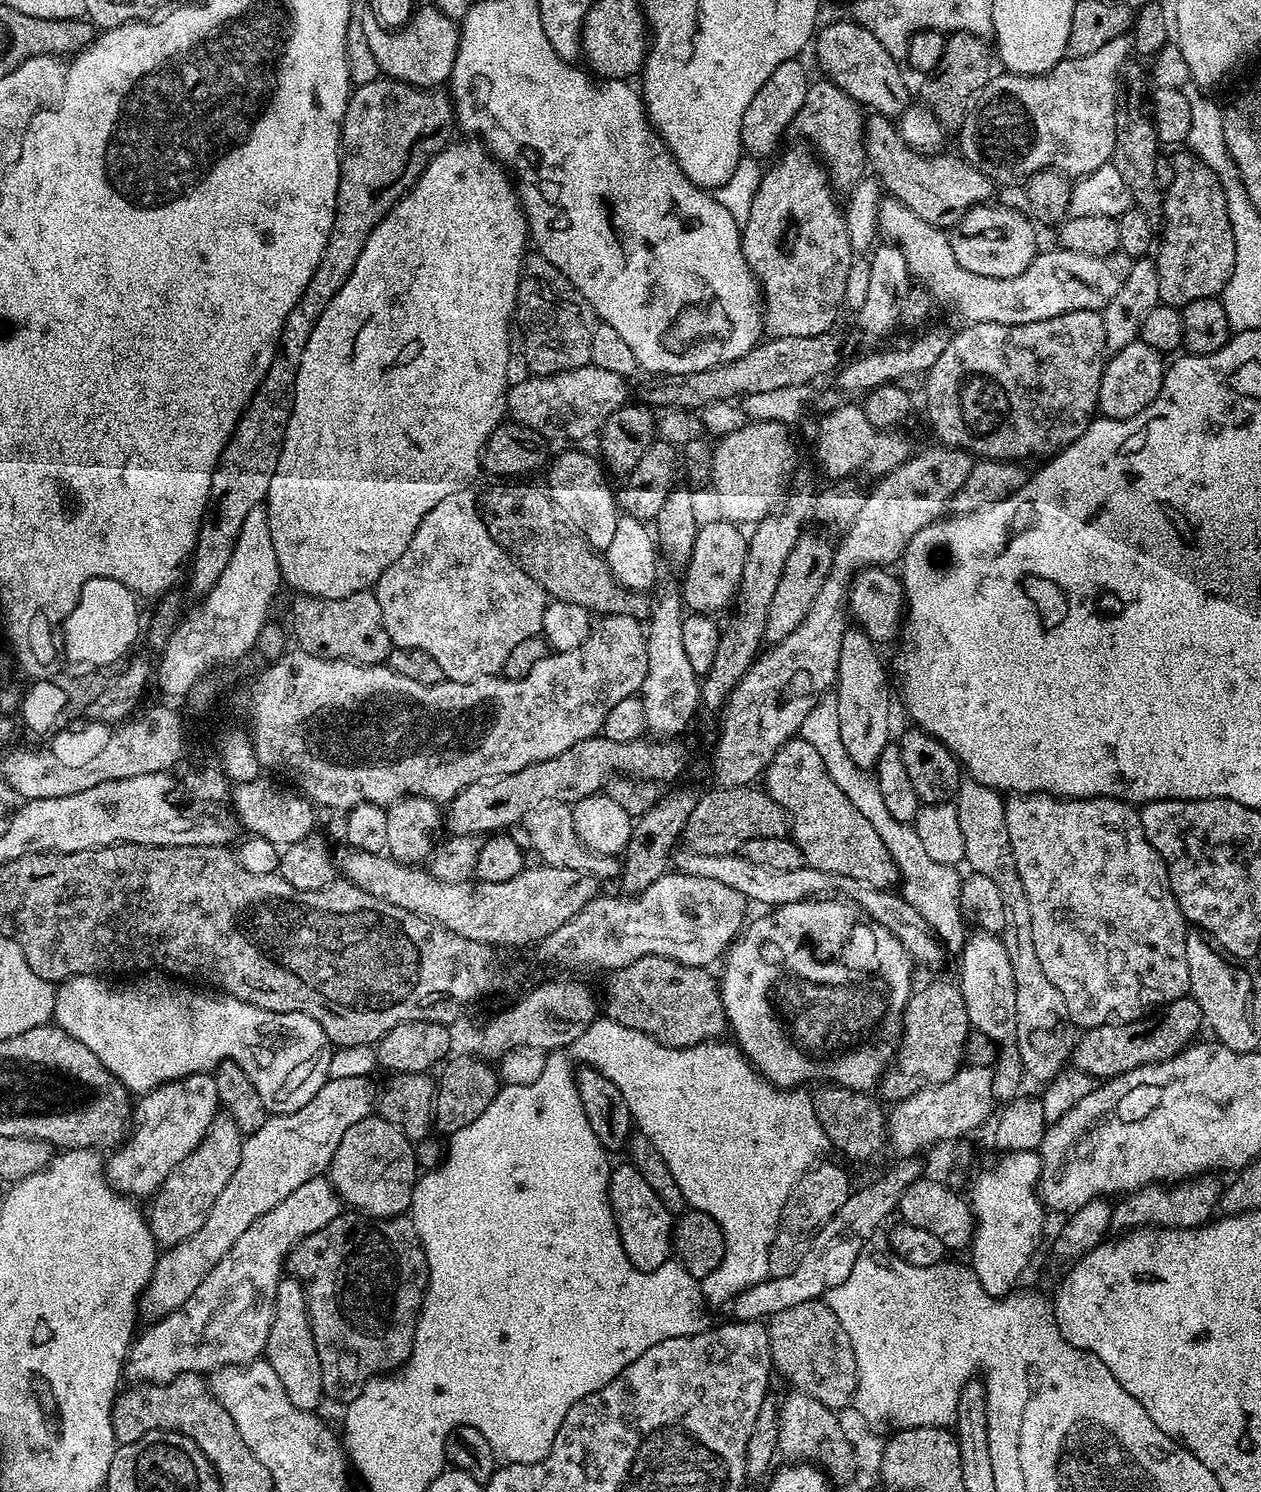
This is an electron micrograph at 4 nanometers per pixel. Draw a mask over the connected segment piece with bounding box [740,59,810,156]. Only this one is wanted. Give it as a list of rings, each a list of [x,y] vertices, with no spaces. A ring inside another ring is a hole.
[[[799,59],[787,60],[762,82],[762,90],[754,94],[750,106],[746,106],[746,114],[742,114],[742,130],[740,131],[740,147],[752,156],[768,156],[780,144],[780,135],[792,128],[798,110],[802,110],[802,102],[806,102],[806,90],[810,83],[810,75],[800,65]]]

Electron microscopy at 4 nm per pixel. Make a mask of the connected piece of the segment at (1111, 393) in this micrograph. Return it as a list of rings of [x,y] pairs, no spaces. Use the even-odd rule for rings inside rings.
[[[1139,338],[1130,346],[1122,346],[1122,350],[1111,353],[1107,357],[1104,372],[1100,375],[1096,403],[1099,415],[1105,420],[1125,420],[1146,410],[1146,406],[1158,398],[1165,371],[1165,357],[1158,350],[1146,346]]]

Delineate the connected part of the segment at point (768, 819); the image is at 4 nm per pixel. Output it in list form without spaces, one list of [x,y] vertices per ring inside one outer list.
[[[713,788],[697,799],[694,810],[685,824],[685,845],[692,852],[715,856],[735,855],[746,842],[756,837],[782,837],[789,833],[790,825],[785,812],[765,791],[743,788]]]

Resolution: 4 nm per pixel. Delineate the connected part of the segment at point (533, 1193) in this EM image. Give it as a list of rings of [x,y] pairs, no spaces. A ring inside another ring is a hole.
[[[564,1050],[553,1051],[536,1082],[526,1086],[504,1084],[474,1122],[450,1136],[446,1155],[439,1165],[425,1171],[413,1186],[410,1219],[428,1259],[428,1292],[424,1296],[420,1321],[416,1323],[412,1353],[408,1363],[399,1370],[369,1380],[362,1394],[343,1409],[342,1428],[344,1440],[350,1436],[388,1436],[388,1444],[408,1444],[408,1472],[445,1471],[444,1443],[448,1435],[463,1424],[486,1434],[486,1442],[490,1442],[490,1450],[494,1450],[497,1461],[504,1464],[538,1462],[552,1449],[558,1426],[562,1426],[562,1418],[566,1418],[574,1402],[586,1398],[586,1394],[594,1394],[594,1390],[602,1390],[606,1382],[646,1354],[650,1346],[658,1346],[658,1342],[666,1342],[666,1338],[682,1338],[705,1331],[704,1293],[687,1270],[665,1266],[653,1272],[643,1272],[626,1258],[608,1201],[610,1156],[598,1142],[594,1130],[590,1130],[590,1122],[586,1122],[576,1089],[574,1063],[566,1053]]]

